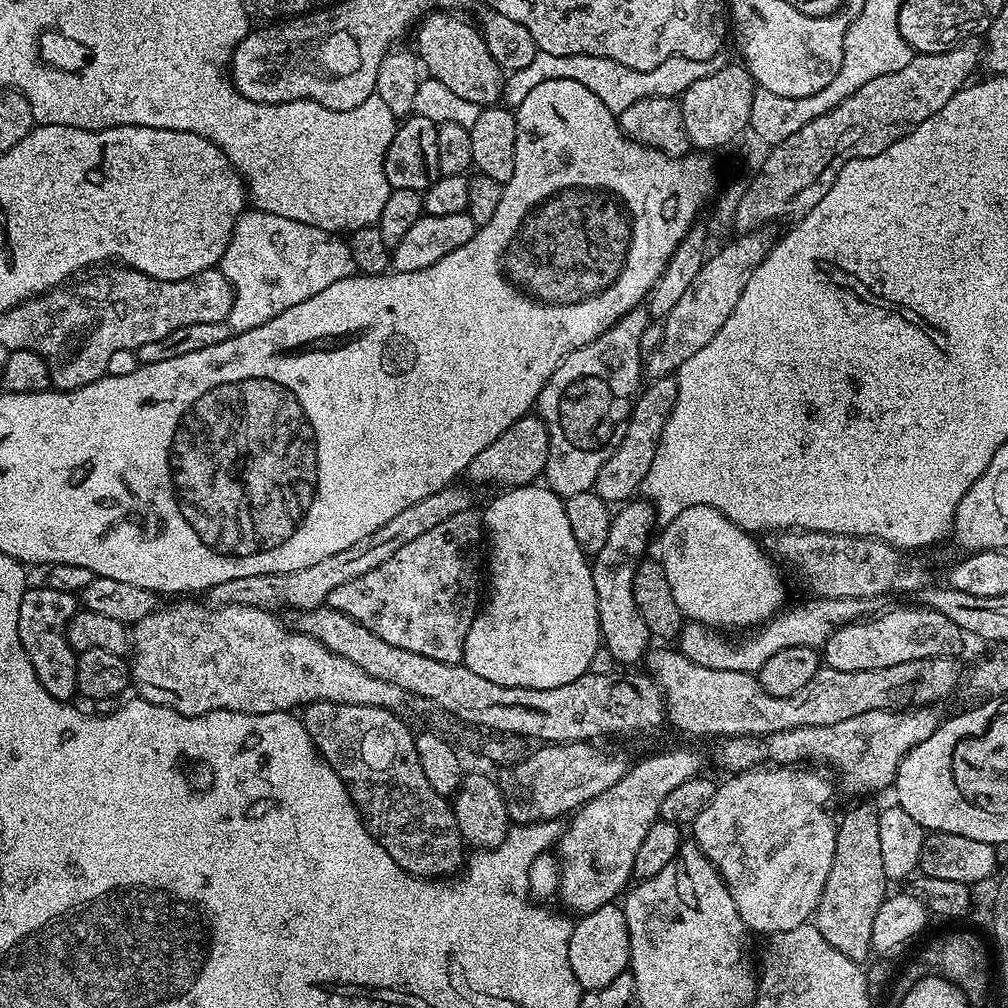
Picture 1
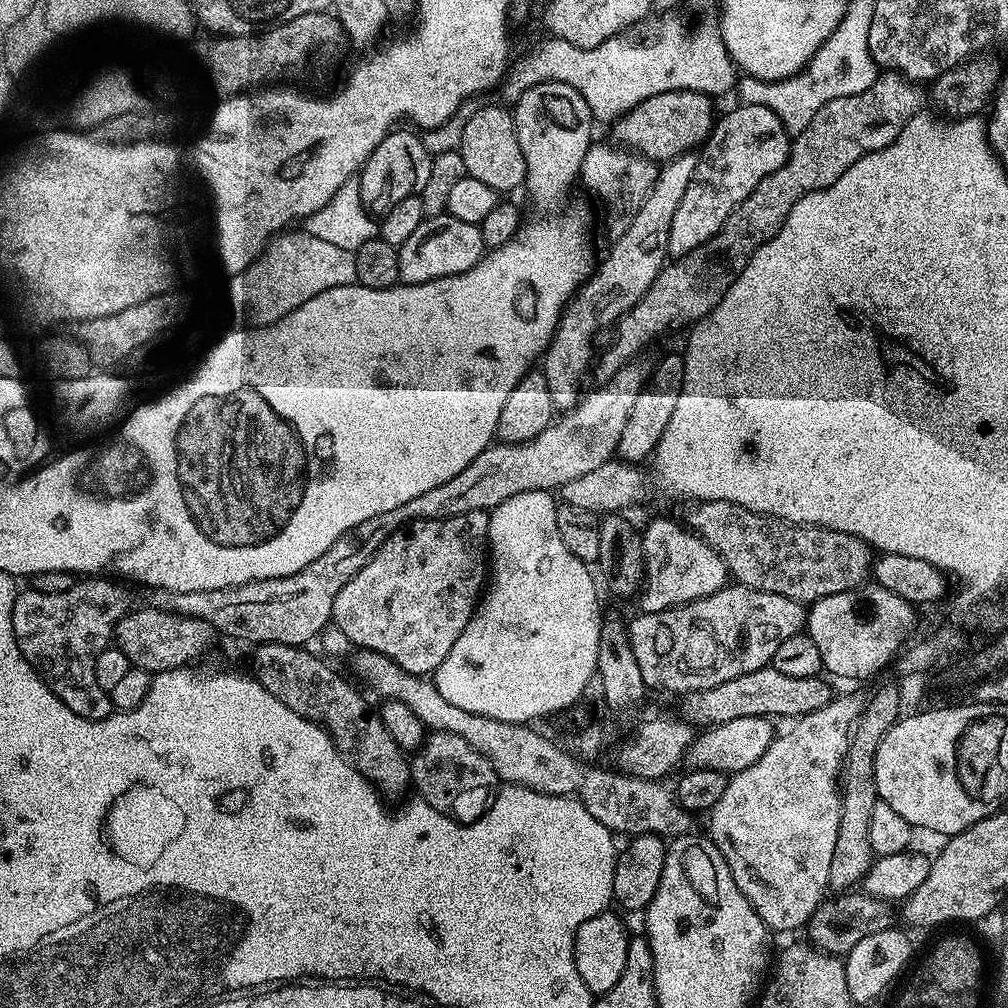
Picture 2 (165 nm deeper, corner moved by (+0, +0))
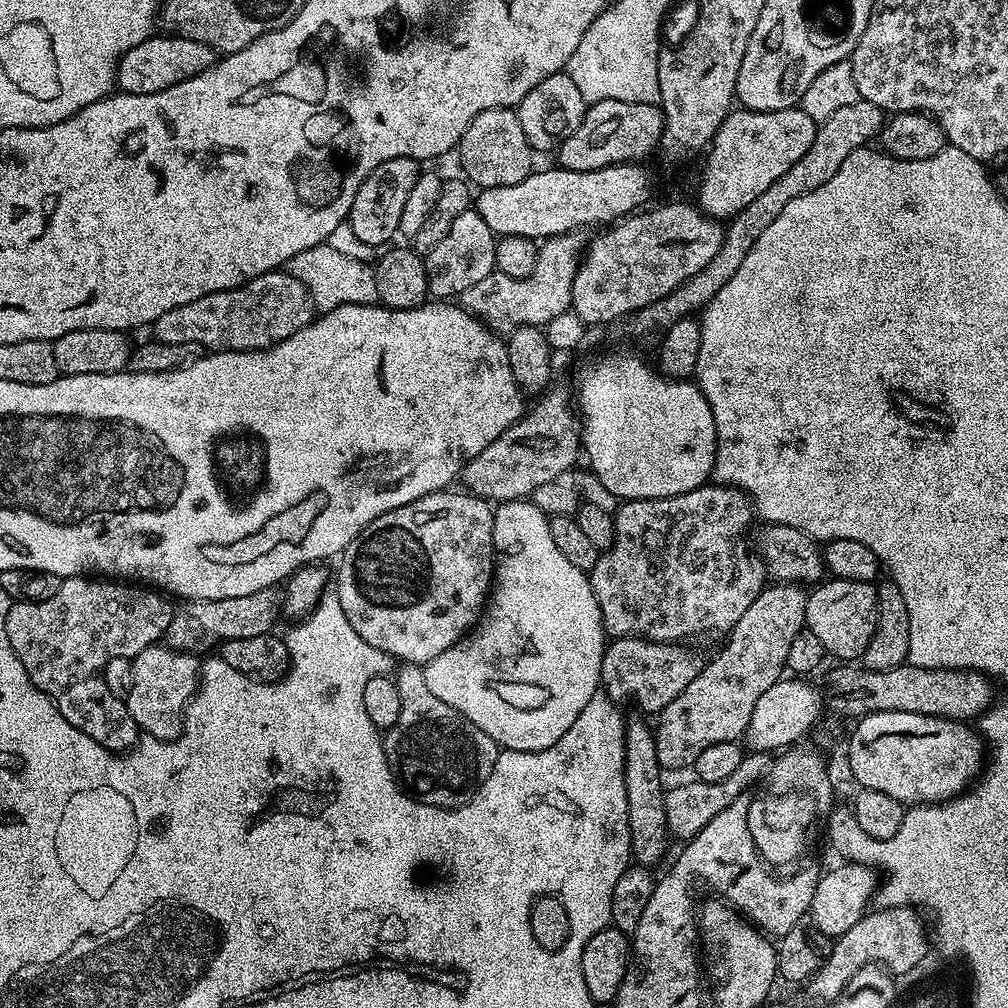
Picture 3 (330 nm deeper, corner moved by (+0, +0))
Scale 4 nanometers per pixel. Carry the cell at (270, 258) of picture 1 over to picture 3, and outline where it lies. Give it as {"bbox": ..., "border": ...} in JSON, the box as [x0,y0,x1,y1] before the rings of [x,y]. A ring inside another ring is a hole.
{"bbox":[286,242,378,313],"border":[[[326,242],[310,246],[310,250],[302,250],[302,254],[288,261],[286,268],[294,278],[298,278],[298,282],[302,282],[302,286],[306,286],[313,305],[321,313],[347,304],[373,304],[378,299],[373,265],[369,261],[349,258]]]}

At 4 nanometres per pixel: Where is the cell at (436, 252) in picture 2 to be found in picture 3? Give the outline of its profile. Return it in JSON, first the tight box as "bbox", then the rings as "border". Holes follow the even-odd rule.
{"bbox":[423,210,497,298],"border":[[[469,210],[458,214],[458,218],[450,222],[450,230],[446,230],[446,234],[438,241],[438,246],[434,246],[434,250],[430,250],[423,257],[429,293],[436,298],[459,298],[463,292],[470,290],[470,286],[482,282],[482,278],[486,278],[486,274],[490,274],[495,269],[497,239],[490,226],[482,222],[476,211]]]}

